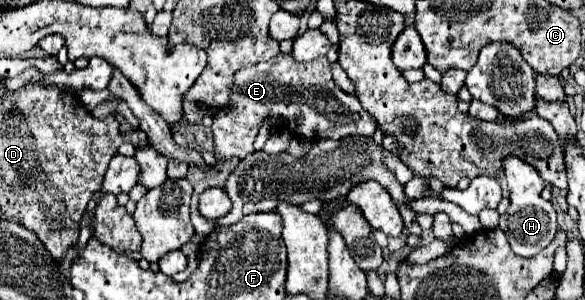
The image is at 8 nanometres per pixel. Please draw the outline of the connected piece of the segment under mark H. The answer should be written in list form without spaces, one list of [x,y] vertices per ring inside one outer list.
[[[506,157],[504,173],[506,173],[508,187],[510,187],[510,207],[504,215],[500,215],[500,229],[506,233],[508,243],[516,255],[532,257],[532,255],[540,253],[544,247],[548,247],[550,241],[554,239],[554,235],[558,231],[556,209],[552,207],[552,203],[548,203],[540,197],[546,183],[540,179],[540,175],[536,173],[536,169],[532,165],[520,161],[518,157]]]

